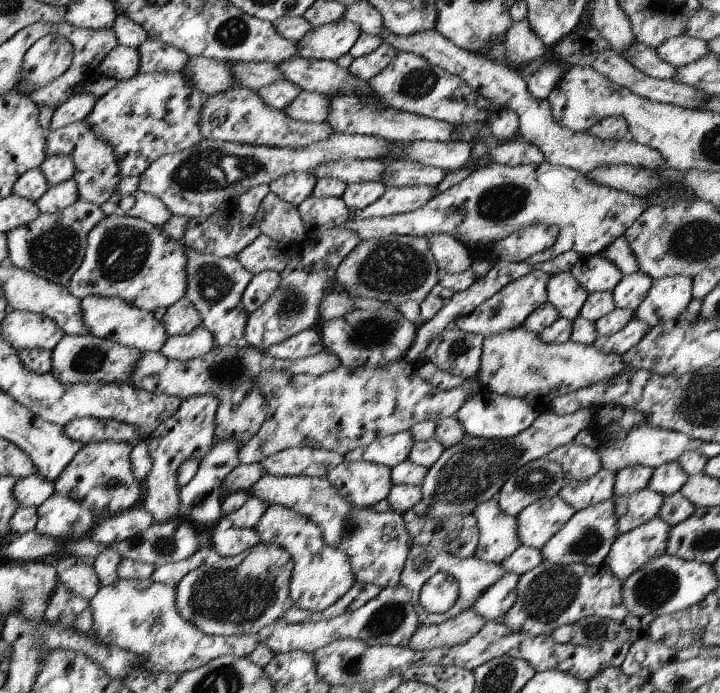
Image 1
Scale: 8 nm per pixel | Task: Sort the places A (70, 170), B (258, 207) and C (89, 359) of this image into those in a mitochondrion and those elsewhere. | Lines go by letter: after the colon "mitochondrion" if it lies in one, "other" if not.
A: other
B: other
C: mitochondrion

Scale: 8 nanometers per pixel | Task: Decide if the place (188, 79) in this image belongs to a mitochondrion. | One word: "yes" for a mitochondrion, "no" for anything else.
no

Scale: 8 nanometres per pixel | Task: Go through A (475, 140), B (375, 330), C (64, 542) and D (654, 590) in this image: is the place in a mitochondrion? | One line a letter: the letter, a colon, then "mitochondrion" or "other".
A: other
B: mitochondrion
C: other
D: mitochondrion

